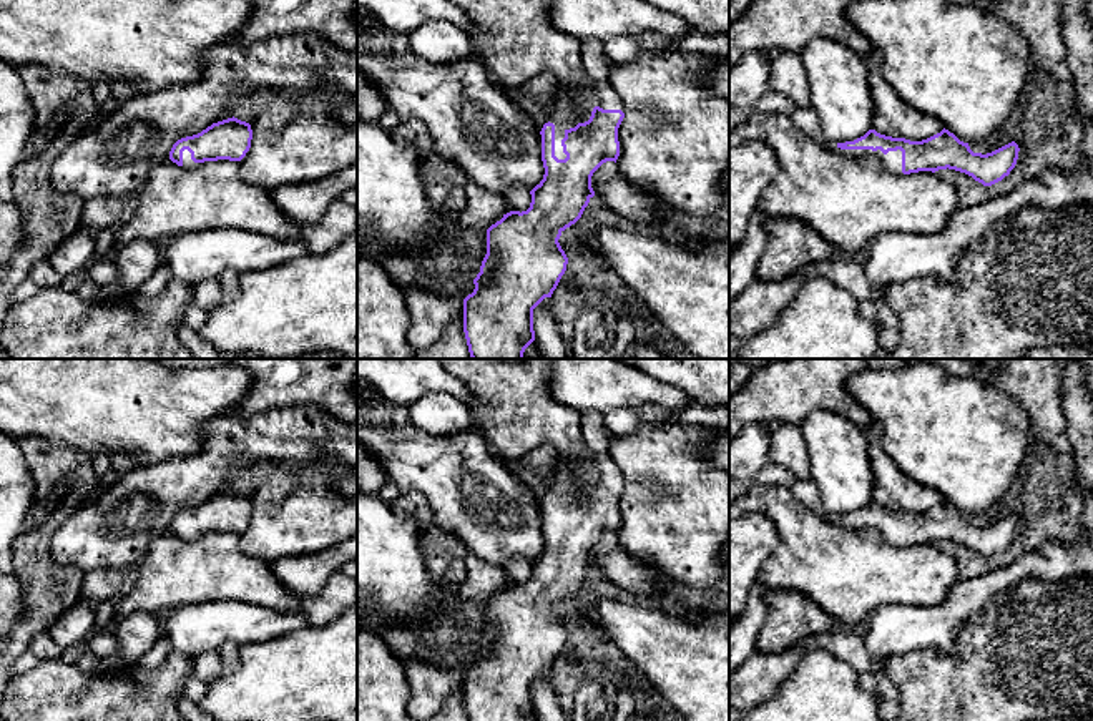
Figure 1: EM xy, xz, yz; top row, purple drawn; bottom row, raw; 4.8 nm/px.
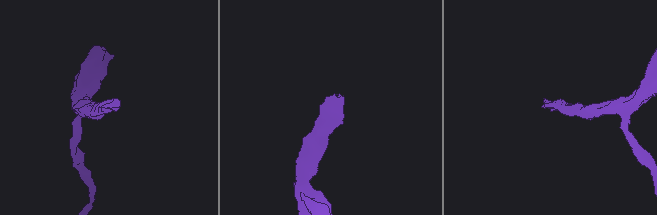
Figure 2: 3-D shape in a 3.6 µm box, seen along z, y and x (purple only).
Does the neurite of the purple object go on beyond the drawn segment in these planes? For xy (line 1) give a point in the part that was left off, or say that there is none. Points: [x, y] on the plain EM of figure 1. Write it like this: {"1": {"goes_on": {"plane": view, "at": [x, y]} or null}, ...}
{"1": {"goes_on": {"plane": "xy", "at": [188, 535]}}}

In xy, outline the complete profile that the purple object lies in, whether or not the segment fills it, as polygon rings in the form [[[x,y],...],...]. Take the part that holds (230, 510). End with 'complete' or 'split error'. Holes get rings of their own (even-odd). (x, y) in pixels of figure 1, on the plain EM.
[[[233,488],[178,512],[169,532],[184,542],[194,542],[204,533],[241,533],[251,520],[251,512],[251,497]]] | split error

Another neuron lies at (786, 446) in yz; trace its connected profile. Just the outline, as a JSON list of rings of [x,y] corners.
[[[781,424],[769,439],[769,460],[799,480],[811,477],[806,440],[799,427]]]

